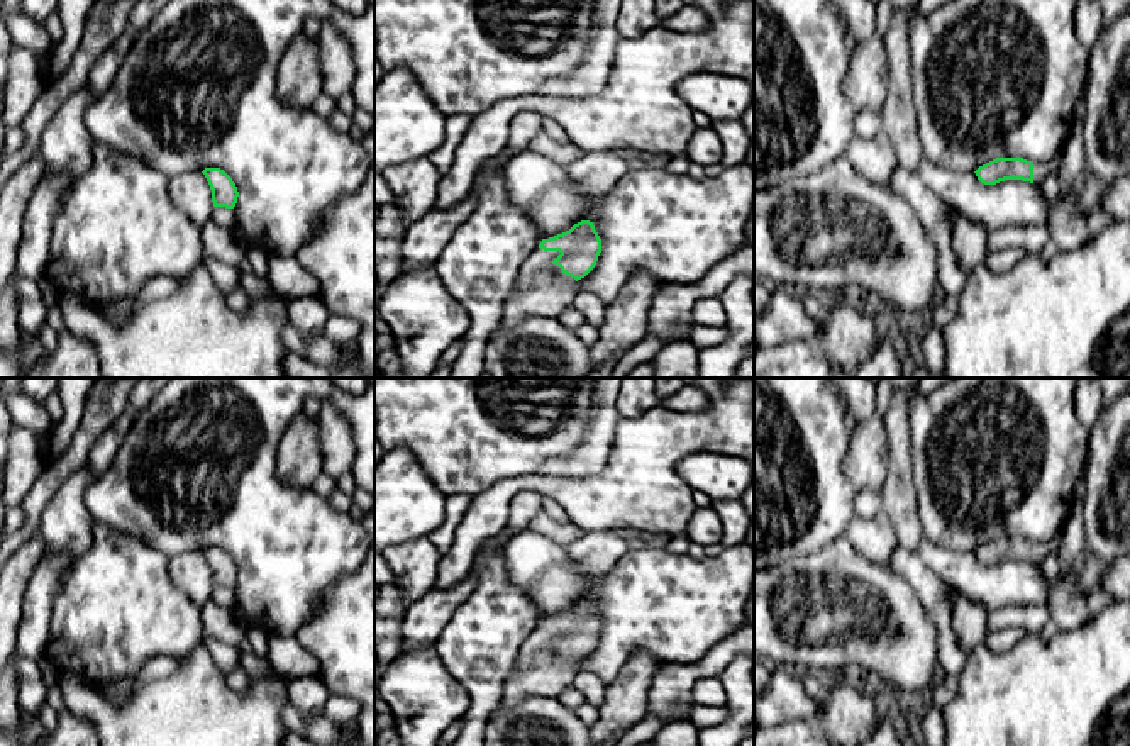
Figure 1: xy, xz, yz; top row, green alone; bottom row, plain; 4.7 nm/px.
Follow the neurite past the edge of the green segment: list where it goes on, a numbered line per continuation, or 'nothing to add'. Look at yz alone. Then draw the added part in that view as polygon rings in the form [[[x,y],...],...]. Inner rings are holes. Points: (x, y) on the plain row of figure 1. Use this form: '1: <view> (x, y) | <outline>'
1: yz (1041, 550) | [[[1057,539],[1049,543],[1033,543],[1033,563],[1042,561],[1045,556],[1055,553],[1059,549]]]

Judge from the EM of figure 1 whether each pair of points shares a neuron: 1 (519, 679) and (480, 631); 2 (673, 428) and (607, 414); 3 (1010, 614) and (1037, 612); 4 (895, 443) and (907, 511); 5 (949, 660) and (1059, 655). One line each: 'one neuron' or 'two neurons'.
1: two neurons
2: two neurons
3: one neuron
4: one neuron
5: two neurons

